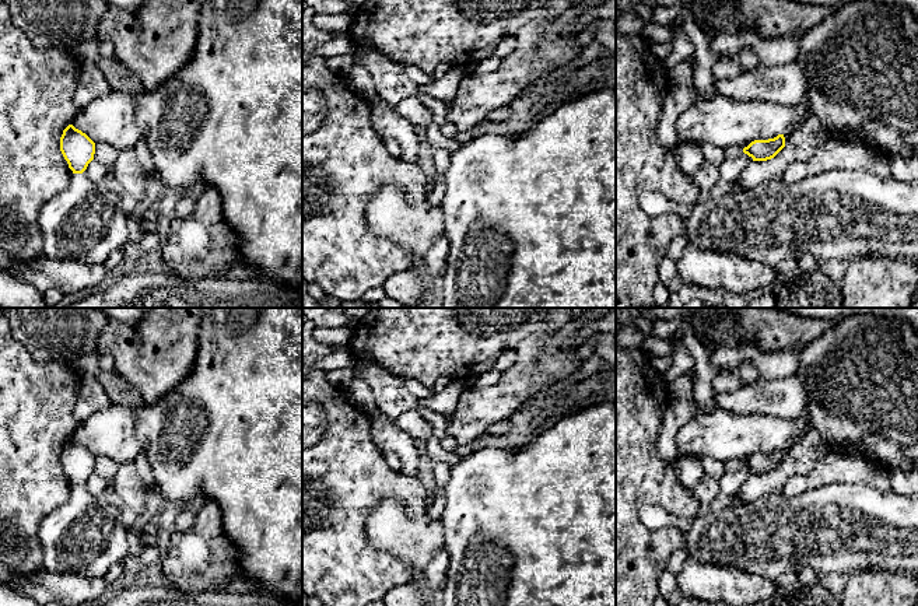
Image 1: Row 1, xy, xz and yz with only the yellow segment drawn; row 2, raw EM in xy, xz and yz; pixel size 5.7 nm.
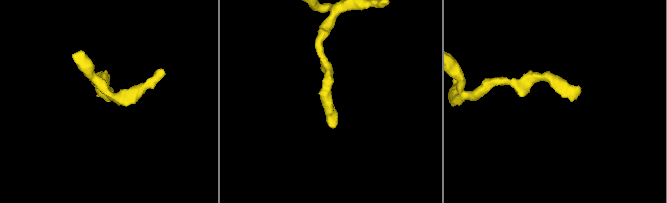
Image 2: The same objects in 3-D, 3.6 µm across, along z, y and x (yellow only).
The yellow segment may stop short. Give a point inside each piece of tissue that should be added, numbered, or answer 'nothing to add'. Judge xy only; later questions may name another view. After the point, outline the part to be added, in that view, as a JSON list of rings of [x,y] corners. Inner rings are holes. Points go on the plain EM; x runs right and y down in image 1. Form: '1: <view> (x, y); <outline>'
1: xy (84, 536); [[[73,487],[69,501],[48,514],[38,528],[43,567],[50,572],[104,577],[133,549],[118,511]]]

